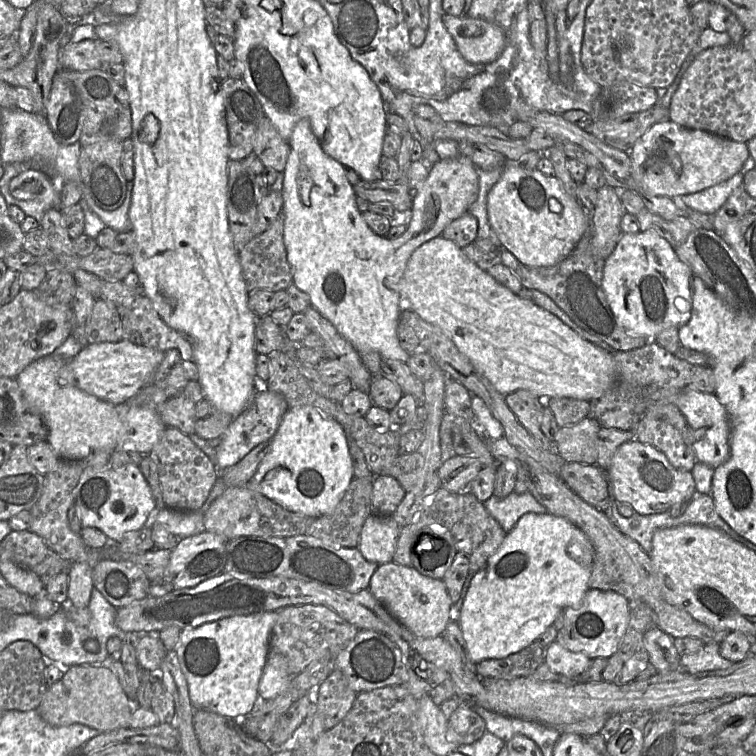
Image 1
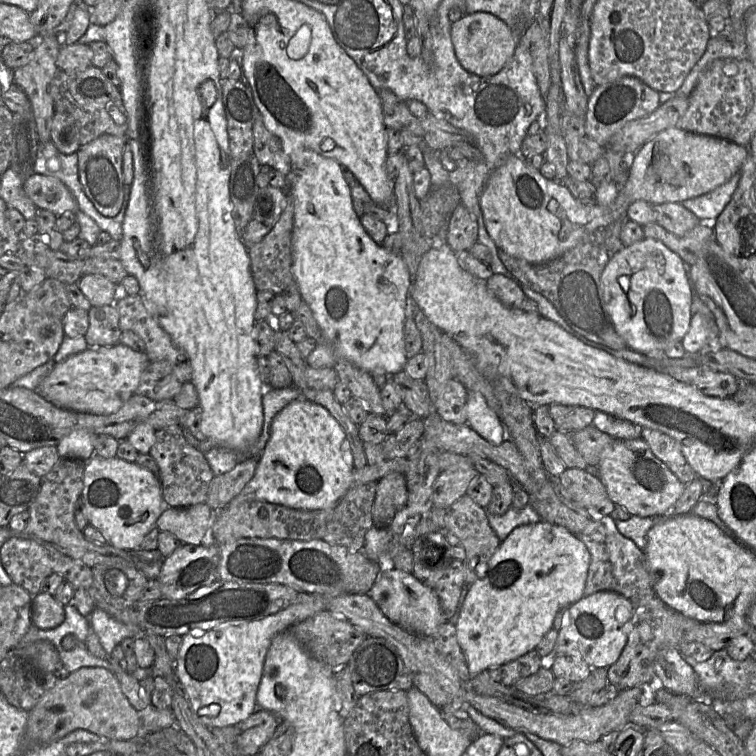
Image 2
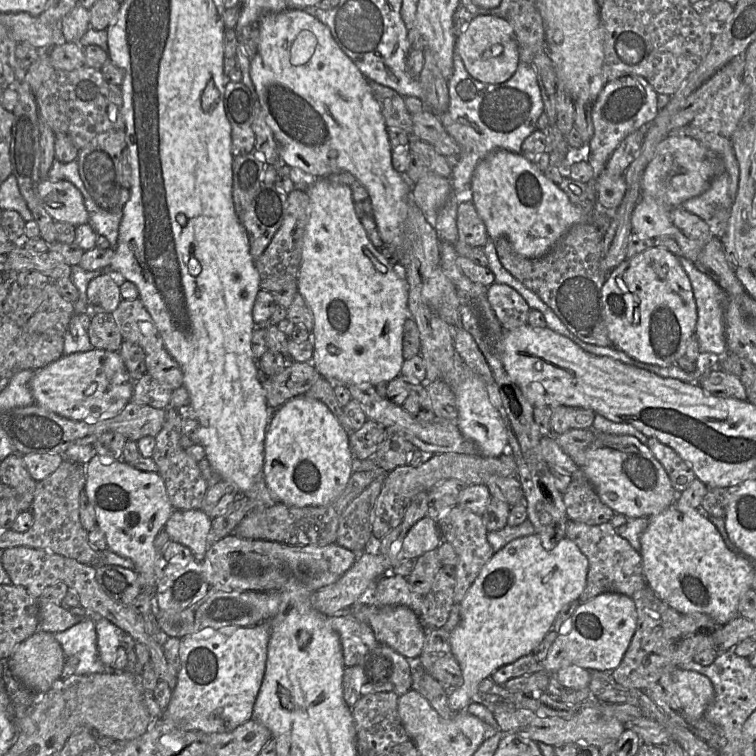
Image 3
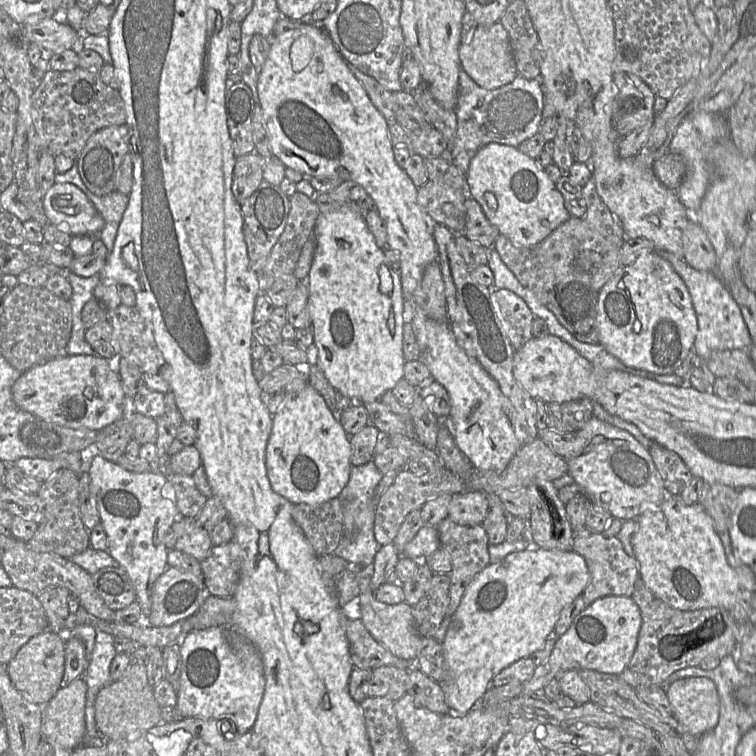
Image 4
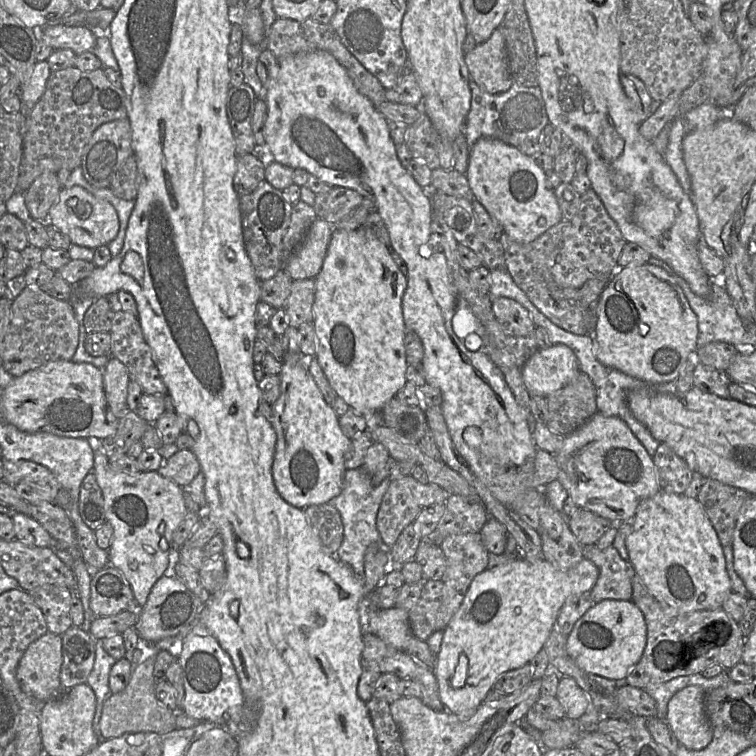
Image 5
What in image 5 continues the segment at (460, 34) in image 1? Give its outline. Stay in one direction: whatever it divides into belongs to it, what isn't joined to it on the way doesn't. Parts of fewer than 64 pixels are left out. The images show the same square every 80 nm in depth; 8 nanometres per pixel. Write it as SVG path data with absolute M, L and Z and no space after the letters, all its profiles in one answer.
M497 28L490 38L477 44L464 56L468 72L473 81L489 94L506 92L514 83L508 65L504 36Z

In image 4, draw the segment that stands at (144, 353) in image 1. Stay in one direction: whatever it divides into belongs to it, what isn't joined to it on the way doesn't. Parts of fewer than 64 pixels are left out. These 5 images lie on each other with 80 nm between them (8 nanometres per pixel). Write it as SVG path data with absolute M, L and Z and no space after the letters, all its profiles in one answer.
M64 355L34 366L23 372L12 387L15 404L47 422L67 428L88 428L100 431L113 424L130 408L118 373L112 371L108 360L93 355Z

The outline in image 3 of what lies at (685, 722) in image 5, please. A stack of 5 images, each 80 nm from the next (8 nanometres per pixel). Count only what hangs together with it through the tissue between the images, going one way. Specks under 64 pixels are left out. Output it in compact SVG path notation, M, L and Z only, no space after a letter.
M666 666L659 683L670 694L672 707L682 710L688 719L703 717L715 696L713 684L707 676L679 666Z

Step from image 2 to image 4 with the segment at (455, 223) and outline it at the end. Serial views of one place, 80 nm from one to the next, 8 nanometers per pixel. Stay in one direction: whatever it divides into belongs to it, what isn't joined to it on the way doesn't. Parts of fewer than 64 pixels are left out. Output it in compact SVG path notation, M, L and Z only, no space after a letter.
M473 198L465 200L466 227L465 237L485 248L494 248L500 235L498 229L487 219L481 205Z

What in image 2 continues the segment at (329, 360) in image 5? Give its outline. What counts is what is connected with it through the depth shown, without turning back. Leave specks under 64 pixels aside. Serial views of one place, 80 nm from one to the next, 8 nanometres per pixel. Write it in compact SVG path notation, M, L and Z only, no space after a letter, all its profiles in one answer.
M310 152L308 164L302 170L292 172L287 192L294 199L294 281L325 338L325 343L317 344L305 359L306 363L313 368L334 367L337 359L346 359L370 374L392 375L404 370L408 359L403 328L411 276L402 256L376 243L362 226L353 208L351 189L345 179L343 166L332 158Z

